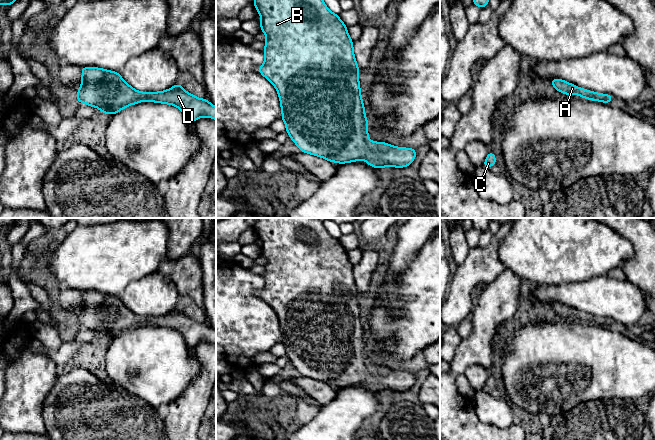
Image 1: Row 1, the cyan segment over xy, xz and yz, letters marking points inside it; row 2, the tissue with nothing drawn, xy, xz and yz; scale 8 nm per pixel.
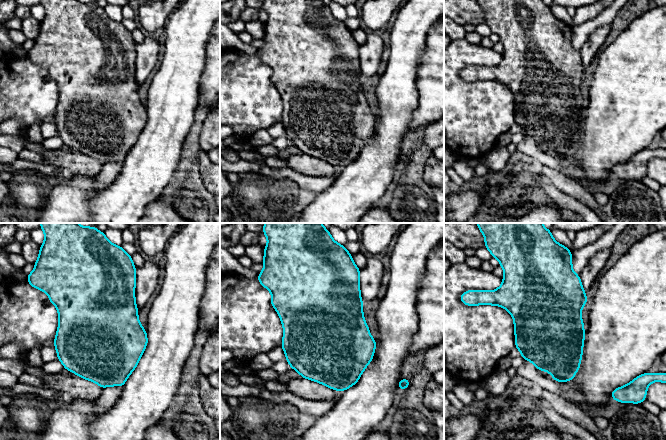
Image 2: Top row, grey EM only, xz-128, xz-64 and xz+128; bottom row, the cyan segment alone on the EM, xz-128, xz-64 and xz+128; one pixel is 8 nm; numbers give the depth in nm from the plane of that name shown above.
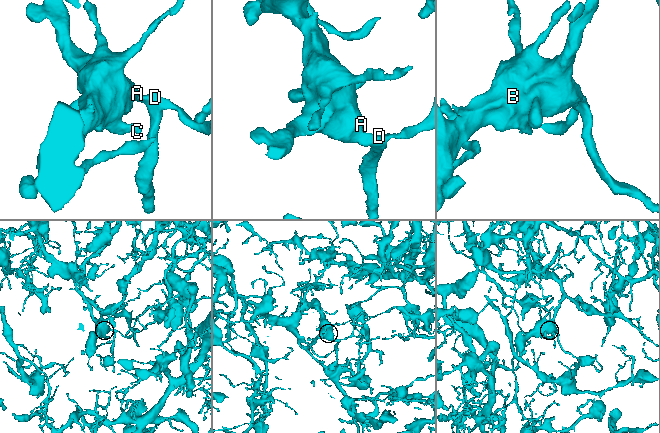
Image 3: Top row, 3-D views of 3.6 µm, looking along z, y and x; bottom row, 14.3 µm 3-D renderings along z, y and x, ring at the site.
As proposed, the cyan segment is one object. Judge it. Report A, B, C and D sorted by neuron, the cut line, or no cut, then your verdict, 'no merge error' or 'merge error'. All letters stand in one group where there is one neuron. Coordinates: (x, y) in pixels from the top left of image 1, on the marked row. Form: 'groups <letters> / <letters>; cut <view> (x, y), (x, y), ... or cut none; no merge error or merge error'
groups A B C D; cut none; no merge error

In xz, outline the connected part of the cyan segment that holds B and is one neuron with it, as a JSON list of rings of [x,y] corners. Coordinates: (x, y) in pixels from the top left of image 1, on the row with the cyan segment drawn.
[[[253,0],[262,20],[261,31],[267,35],[264,64],[256,68],[276,88],[286,132],[301,152],[339,164],[365,159],[366,164],[382,169],[386,166],[410,166],[417,152],[414,148],[395,147],[386,142],[371,142],[358,80],[359,68],[354,57],[353,41],[339,15],[332,13],[324,0]]]

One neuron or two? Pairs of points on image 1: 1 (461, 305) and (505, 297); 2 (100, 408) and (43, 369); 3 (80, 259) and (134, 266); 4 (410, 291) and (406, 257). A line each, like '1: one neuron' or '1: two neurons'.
1: two neurons
2: two neurons
3: one neuron
4: two neurons

